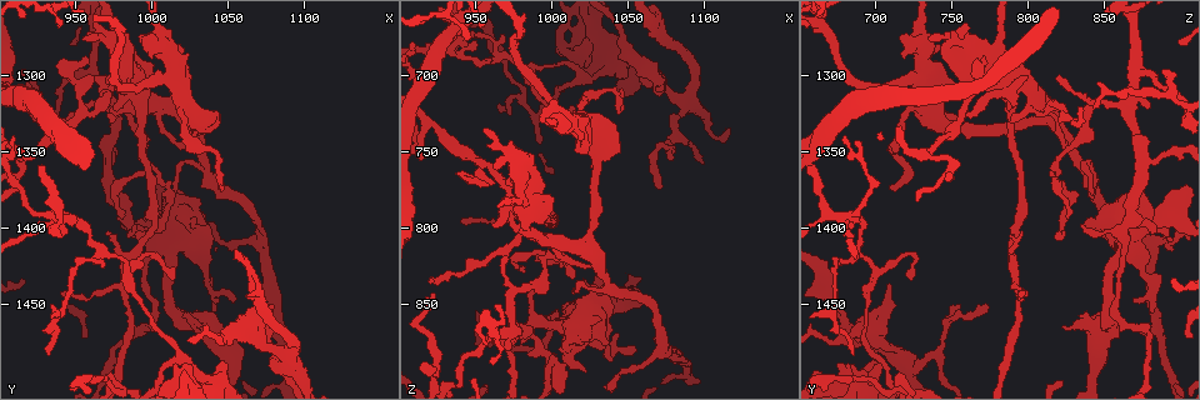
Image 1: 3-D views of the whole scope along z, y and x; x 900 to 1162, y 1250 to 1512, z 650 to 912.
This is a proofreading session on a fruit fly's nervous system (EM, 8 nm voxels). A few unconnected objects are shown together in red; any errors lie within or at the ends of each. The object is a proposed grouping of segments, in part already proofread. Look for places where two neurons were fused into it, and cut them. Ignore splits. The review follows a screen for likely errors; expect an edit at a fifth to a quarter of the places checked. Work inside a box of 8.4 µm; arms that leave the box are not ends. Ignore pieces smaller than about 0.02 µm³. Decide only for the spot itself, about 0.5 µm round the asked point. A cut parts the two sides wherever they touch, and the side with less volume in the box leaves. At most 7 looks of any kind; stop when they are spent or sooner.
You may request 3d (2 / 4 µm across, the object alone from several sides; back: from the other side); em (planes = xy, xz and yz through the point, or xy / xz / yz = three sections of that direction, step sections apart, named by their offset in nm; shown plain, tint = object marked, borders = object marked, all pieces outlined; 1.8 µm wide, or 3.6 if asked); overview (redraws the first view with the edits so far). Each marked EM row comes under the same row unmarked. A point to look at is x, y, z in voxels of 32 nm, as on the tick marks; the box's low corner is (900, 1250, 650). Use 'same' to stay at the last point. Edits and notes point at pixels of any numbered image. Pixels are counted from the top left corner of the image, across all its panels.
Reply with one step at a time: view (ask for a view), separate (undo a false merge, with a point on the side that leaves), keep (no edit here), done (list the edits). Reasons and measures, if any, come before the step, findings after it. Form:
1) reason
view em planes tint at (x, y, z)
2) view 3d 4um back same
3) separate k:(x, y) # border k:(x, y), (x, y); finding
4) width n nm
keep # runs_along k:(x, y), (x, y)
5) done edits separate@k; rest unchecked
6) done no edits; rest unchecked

a fork
view em yz step 16 tint at (970, 1358, 878)

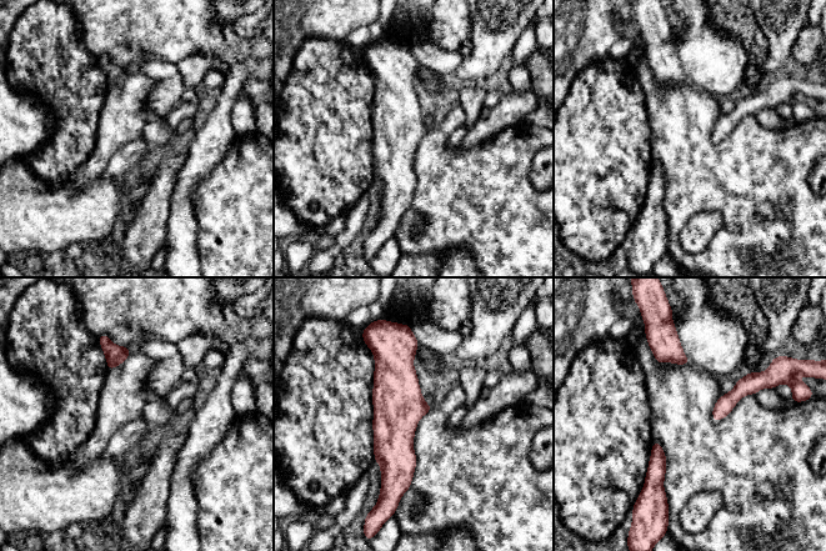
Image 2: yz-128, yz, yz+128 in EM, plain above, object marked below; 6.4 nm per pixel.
keep # runs_along 2:(408, 342), (398, 357), (400, 491); continuous, no second neuron

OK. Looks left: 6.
three-way junction
view em planes tint at (1010, 1450, 854)

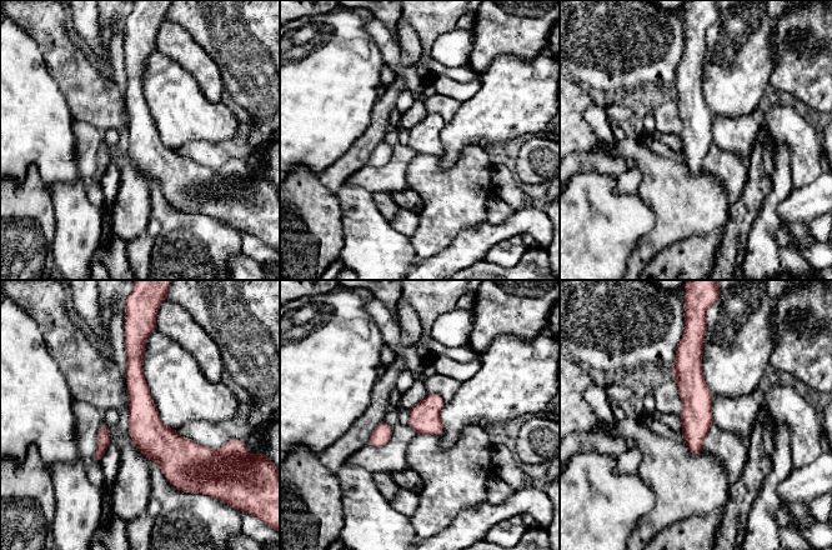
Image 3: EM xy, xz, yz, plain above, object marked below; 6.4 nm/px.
width 200 nm
keep # runs_along 3:(134, 345), (179, 484); continuous, no second neuron

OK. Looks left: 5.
four or more arms meet
view em xz step 8 tint at (1084, 1482, 716)

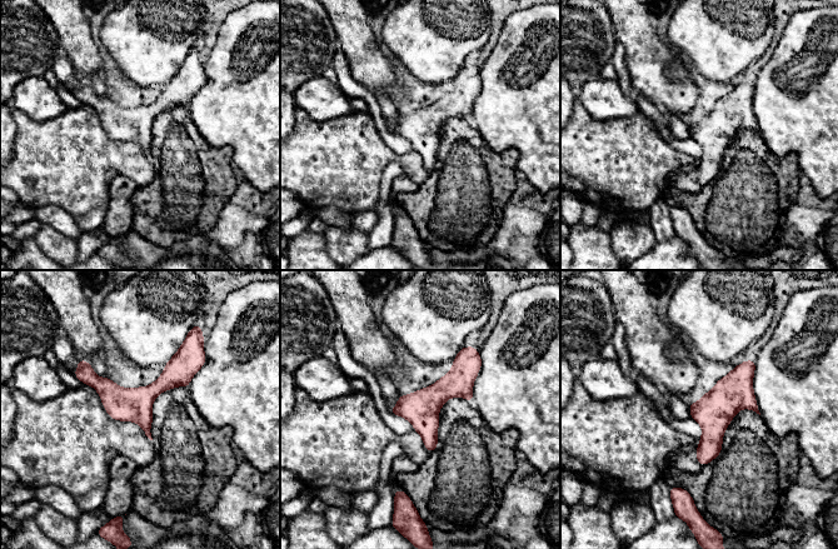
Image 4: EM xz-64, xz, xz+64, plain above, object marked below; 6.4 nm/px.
cut it another way
view em planes tint same

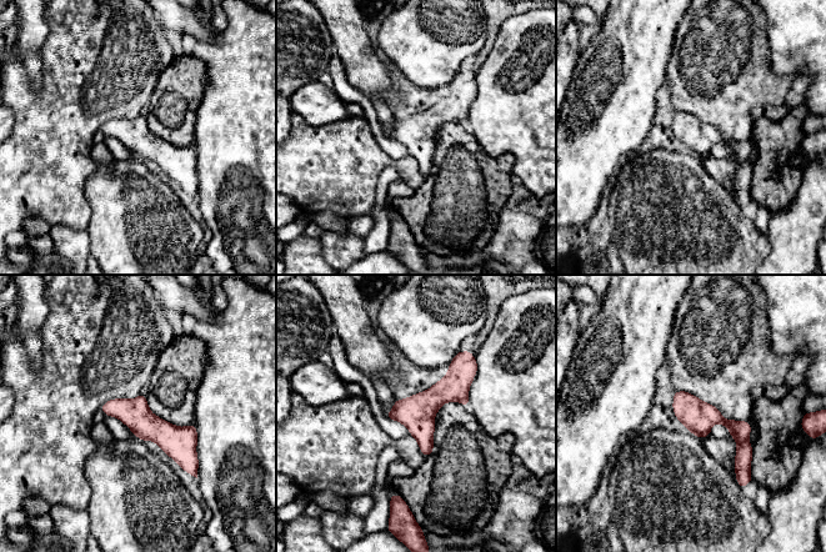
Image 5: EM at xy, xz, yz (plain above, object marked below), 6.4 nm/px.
keep # runs_along 5:(105, 407), (133, 412), (194, 462); all the same neuron

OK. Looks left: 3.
done no edits; rest unchecked

